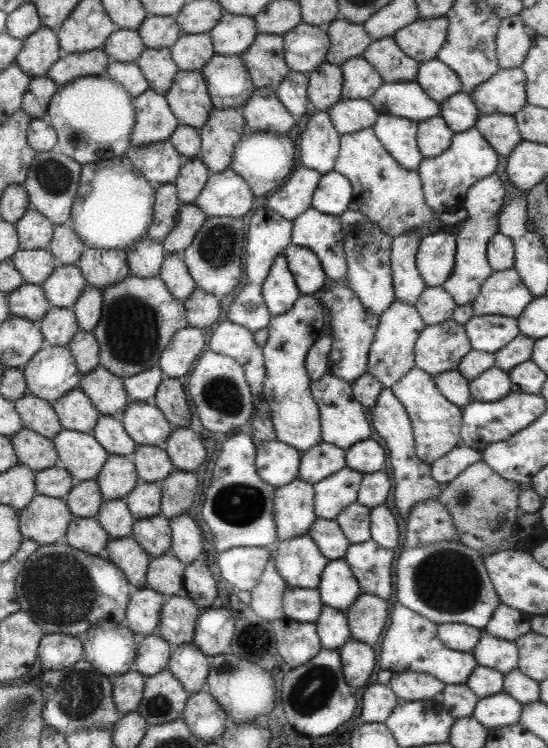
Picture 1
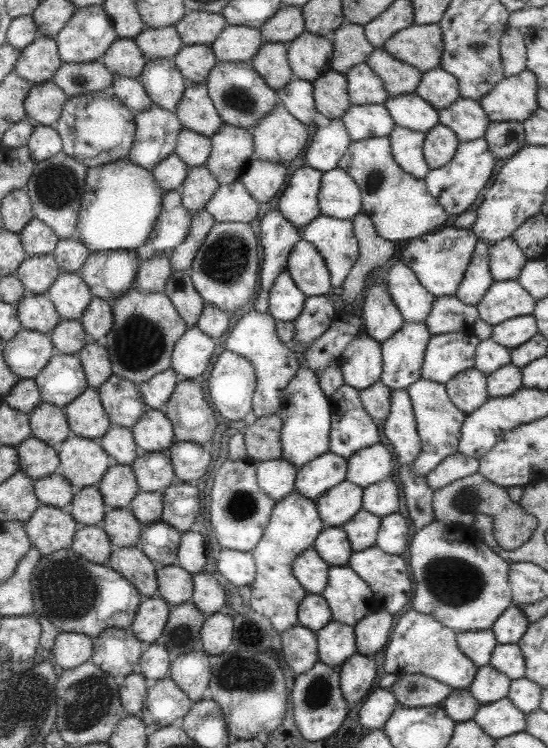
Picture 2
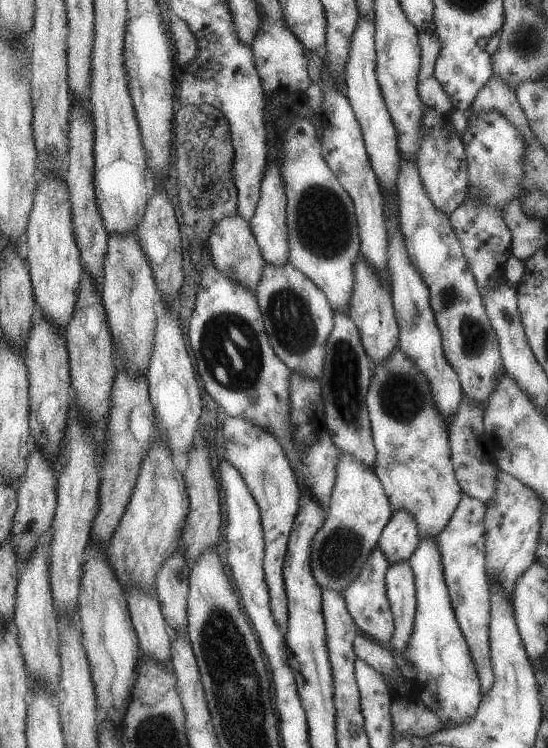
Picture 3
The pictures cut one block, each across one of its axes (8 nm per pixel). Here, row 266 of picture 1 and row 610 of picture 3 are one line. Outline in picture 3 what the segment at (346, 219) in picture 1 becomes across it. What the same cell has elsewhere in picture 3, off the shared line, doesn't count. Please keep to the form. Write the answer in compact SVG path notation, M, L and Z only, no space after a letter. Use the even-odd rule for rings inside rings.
M373 546L367 560L361 564L355 580L347 584L341 592L345 608L359 633L378 643L388 644L392 638L394 625L390 605L385 595L385 572L389 564L379 546Z

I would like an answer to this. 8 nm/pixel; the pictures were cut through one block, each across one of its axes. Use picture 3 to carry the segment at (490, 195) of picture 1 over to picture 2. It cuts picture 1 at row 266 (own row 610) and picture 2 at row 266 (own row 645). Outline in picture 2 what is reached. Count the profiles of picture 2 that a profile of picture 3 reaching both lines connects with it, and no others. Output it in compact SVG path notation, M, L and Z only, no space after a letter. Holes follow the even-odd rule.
M485 241L475 243L469 265L455 291L455 297L463 304L476 305L494 281L488 268L488 246Z

